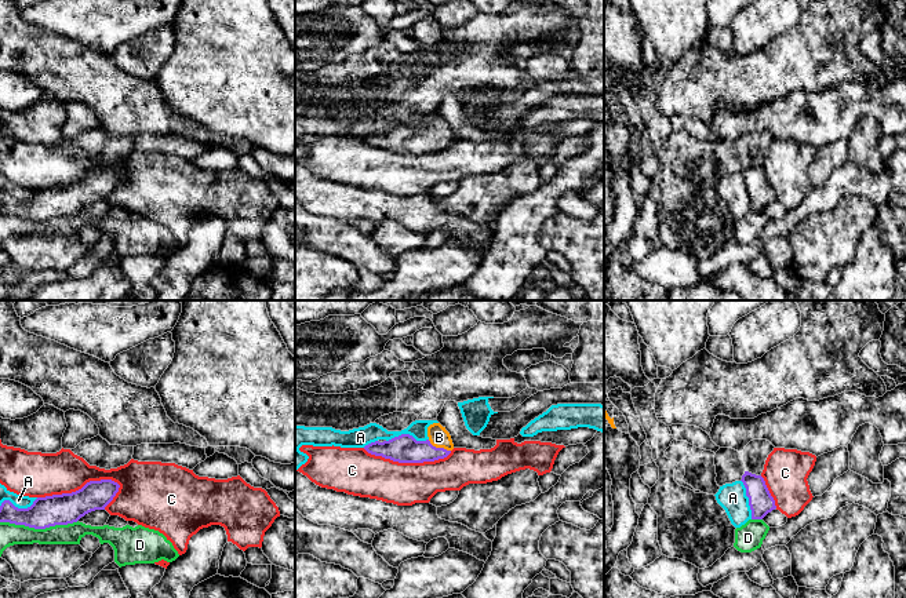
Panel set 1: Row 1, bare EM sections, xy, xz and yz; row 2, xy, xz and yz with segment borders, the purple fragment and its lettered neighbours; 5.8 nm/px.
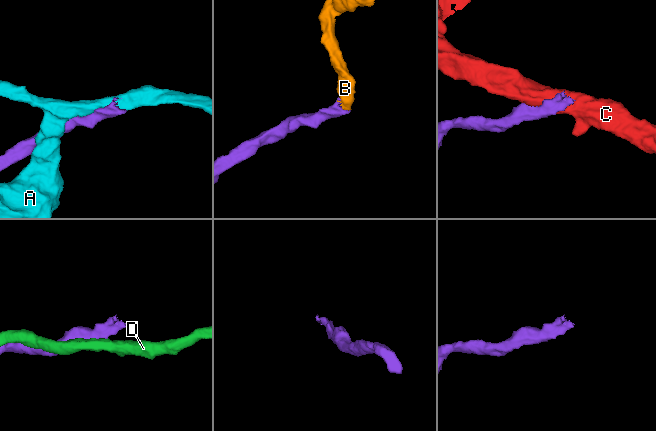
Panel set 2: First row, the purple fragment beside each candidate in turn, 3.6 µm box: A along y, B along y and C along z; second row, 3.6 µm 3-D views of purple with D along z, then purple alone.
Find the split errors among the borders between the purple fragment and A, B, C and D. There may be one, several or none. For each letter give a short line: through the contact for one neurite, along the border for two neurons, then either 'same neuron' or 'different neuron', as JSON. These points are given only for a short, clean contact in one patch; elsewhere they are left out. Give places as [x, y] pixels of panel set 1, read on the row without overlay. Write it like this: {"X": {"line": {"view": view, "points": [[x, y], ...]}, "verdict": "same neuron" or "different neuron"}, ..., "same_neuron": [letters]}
{"A": {"verdict": "different neuron"}, "B": {"line": {"view": "xz", "points": [[404, 139], [439, 139], [439, 128]]}, "verdict": "same neuron"}, "C": {"verdict": "different neuron"}, "D": {"verdict": "different neuron"}, "same_neuron": ["B"]}

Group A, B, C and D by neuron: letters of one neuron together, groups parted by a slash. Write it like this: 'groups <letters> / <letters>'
groups A / B / C / D

